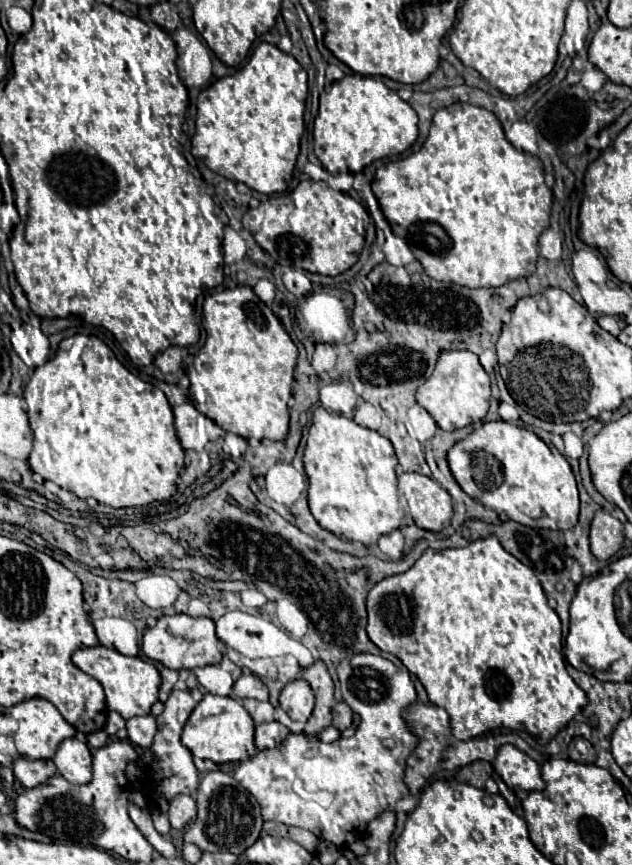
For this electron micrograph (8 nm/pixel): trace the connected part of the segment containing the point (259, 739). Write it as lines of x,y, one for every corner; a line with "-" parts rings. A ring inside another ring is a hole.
266,722
266,724
260,724
256,726
256,748
258,750
268,750
268,748
274,748
278,744
282,744
286,740
286,736
290,734
290,730
280,724
280,722

